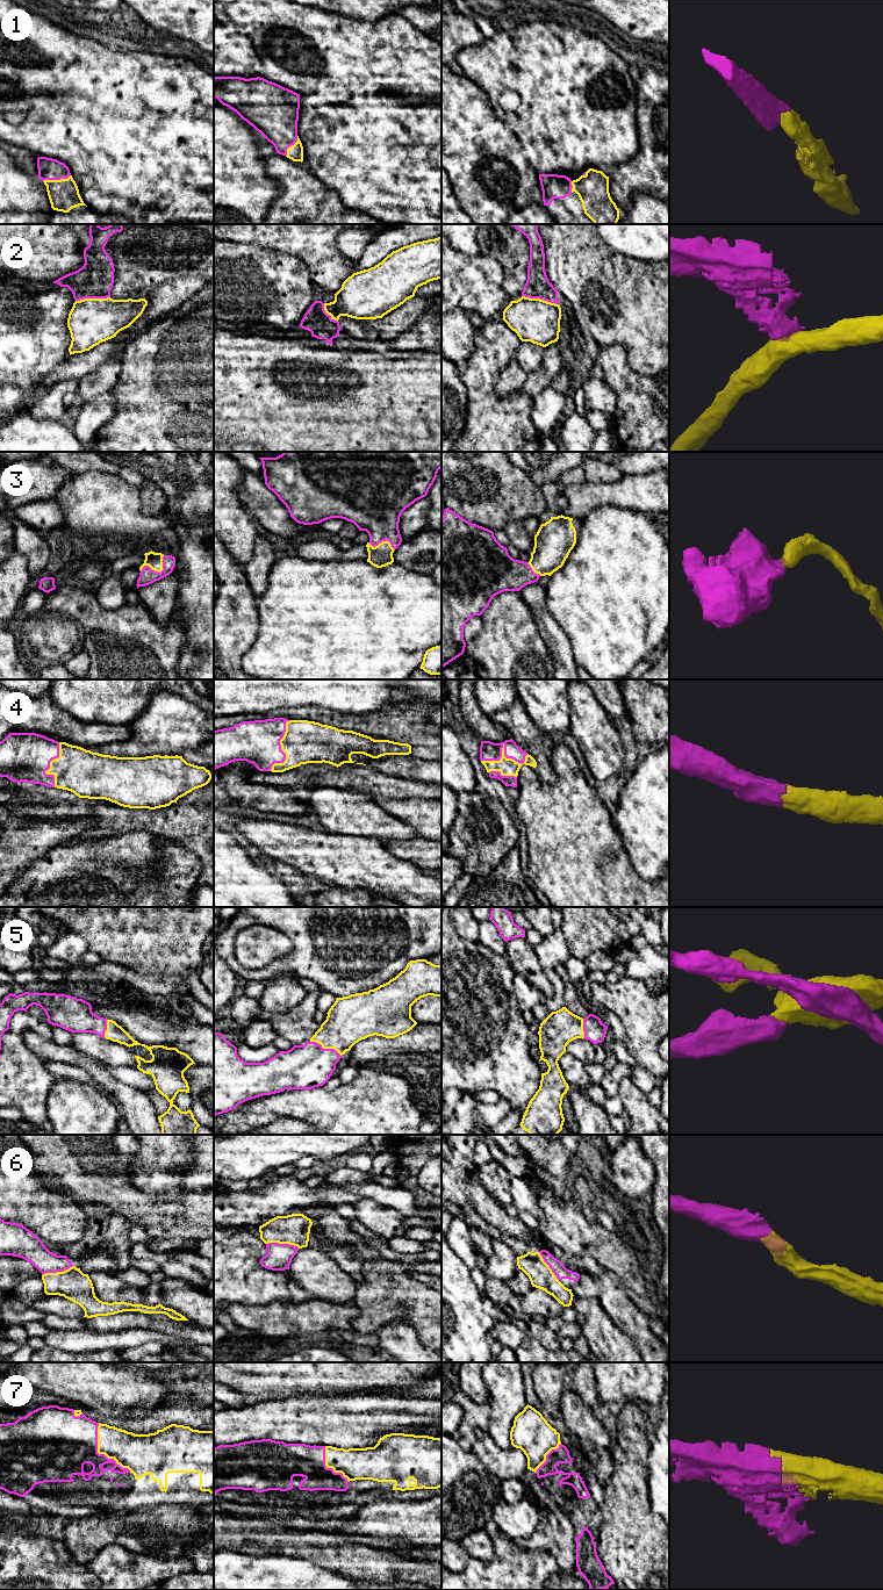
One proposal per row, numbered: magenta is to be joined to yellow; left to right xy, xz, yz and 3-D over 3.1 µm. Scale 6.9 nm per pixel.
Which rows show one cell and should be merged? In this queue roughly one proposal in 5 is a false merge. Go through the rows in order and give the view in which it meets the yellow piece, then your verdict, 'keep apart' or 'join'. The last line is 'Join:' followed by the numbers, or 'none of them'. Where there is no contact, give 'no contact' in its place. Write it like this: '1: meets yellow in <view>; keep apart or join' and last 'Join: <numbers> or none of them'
1: meets yellow in xy; join
2: meets yellow in yz; keep apart
3: meets yellow in xy; join
4: meets yellow in yz; join
5: meets yellow in xz; join
6: meets yellow in xz; join
7: meets yellow in xy; join
Join: 1, 3, 4, 5, 6, 7

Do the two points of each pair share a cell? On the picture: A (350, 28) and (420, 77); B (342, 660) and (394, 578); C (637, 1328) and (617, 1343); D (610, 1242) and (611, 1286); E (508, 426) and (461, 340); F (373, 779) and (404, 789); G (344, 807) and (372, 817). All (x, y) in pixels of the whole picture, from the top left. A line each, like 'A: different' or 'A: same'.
A: same
B: same
C: different
D: different
E: different
F: same
G: same

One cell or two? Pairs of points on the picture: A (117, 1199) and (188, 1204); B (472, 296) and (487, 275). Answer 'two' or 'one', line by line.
A: one
B: one

